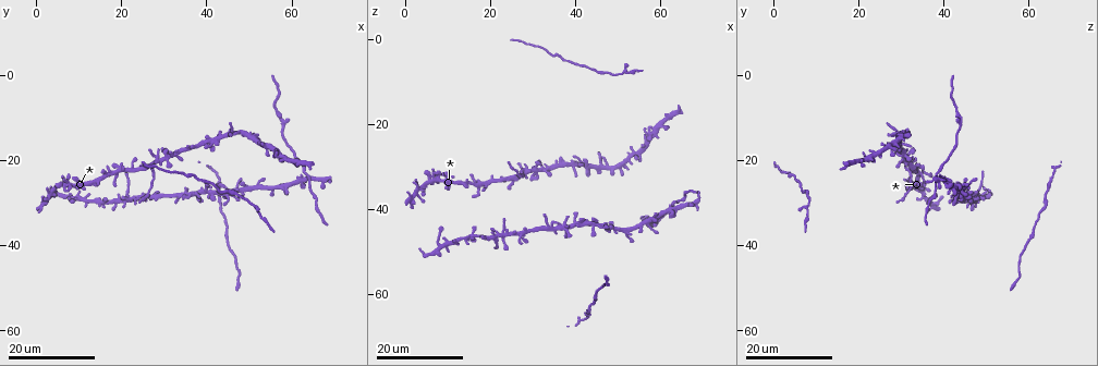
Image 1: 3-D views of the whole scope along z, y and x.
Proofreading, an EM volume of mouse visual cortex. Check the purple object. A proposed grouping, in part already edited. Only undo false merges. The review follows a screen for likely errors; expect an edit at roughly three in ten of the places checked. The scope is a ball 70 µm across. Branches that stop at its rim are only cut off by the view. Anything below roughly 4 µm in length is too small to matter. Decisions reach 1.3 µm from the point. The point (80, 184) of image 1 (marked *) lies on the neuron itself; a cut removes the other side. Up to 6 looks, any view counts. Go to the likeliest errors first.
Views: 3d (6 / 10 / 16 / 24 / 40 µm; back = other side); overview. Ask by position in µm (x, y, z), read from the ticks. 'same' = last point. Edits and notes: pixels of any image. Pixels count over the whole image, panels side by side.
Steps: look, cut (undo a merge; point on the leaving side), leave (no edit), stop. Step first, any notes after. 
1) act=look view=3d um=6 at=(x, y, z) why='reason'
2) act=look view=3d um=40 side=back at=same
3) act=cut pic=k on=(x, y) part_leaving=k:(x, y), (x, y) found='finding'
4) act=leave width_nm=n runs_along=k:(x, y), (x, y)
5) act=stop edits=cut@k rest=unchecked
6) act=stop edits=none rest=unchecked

act=look view=3d um=24 at=(28.0, 21.0, 30.5)

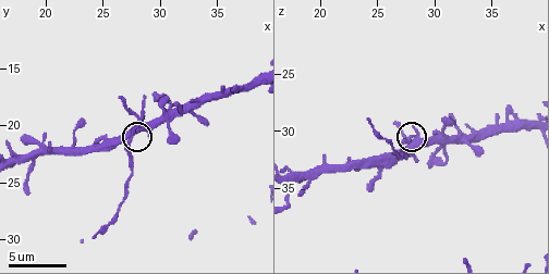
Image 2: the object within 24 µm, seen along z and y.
act=look view=3d um=10 at=(27.6, 20.6, 30.8)

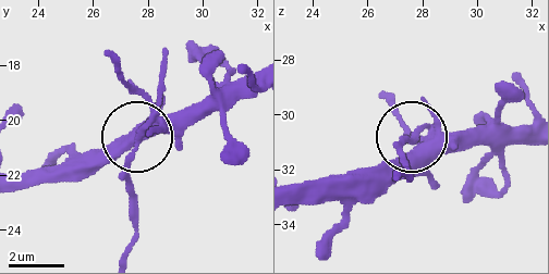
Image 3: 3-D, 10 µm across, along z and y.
act=cut pic=3 on=(161, 69) part_leaving=3:(156, 111), (127, 172), (134, 235), (127, 256) found='a second neuron is stuck on'

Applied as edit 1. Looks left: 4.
act=look view=overview

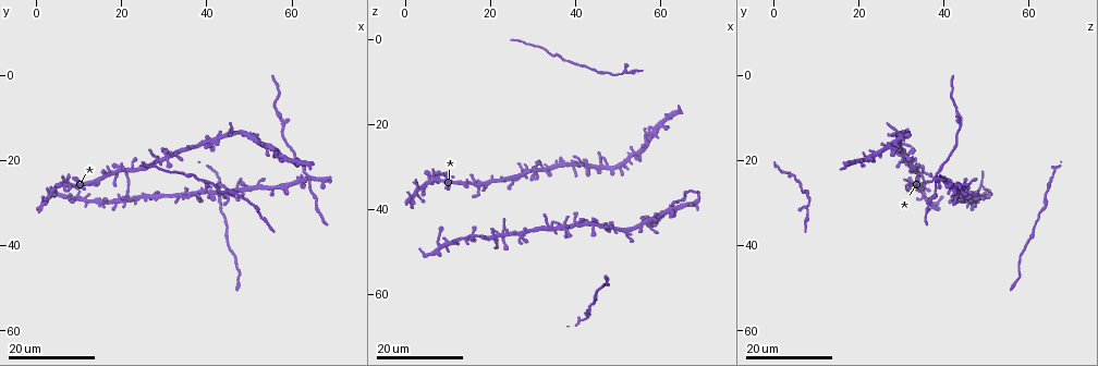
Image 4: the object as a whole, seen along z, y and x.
act=look view=3d um=24 at=(62.5, 22.5, 38.0) why='arms part here'

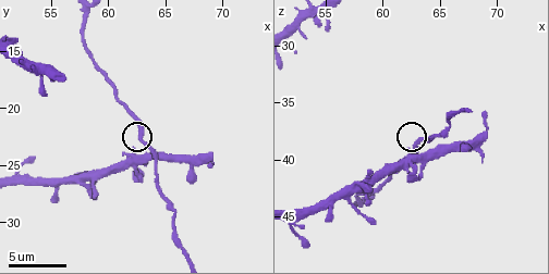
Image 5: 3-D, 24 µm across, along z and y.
act=look view=3d um=6 at=(63.0, 22.8, 38.6)

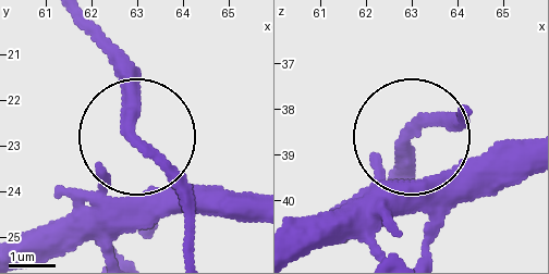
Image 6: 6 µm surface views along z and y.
act=leave width_nm=220 found='continuous, no second neuron'

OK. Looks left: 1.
act=stop edits=cut@3 rest=unchecked

